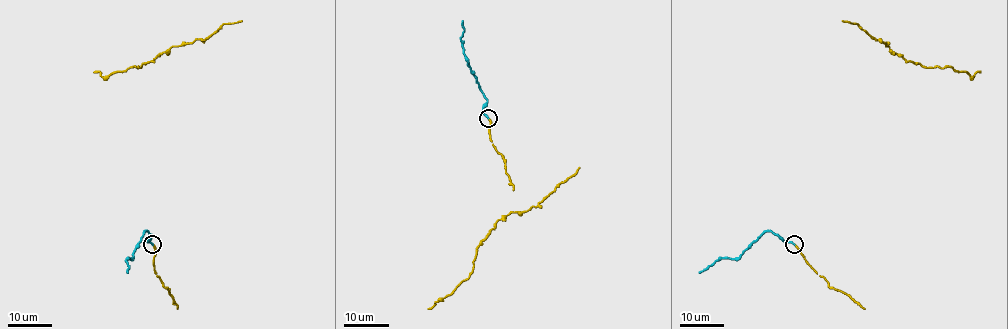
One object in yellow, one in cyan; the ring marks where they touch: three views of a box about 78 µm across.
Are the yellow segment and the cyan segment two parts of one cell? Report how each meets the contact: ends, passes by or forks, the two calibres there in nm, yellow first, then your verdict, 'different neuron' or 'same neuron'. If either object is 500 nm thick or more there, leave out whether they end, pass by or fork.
yellow ends | cyan ends | 180/180 nm | same neuron

